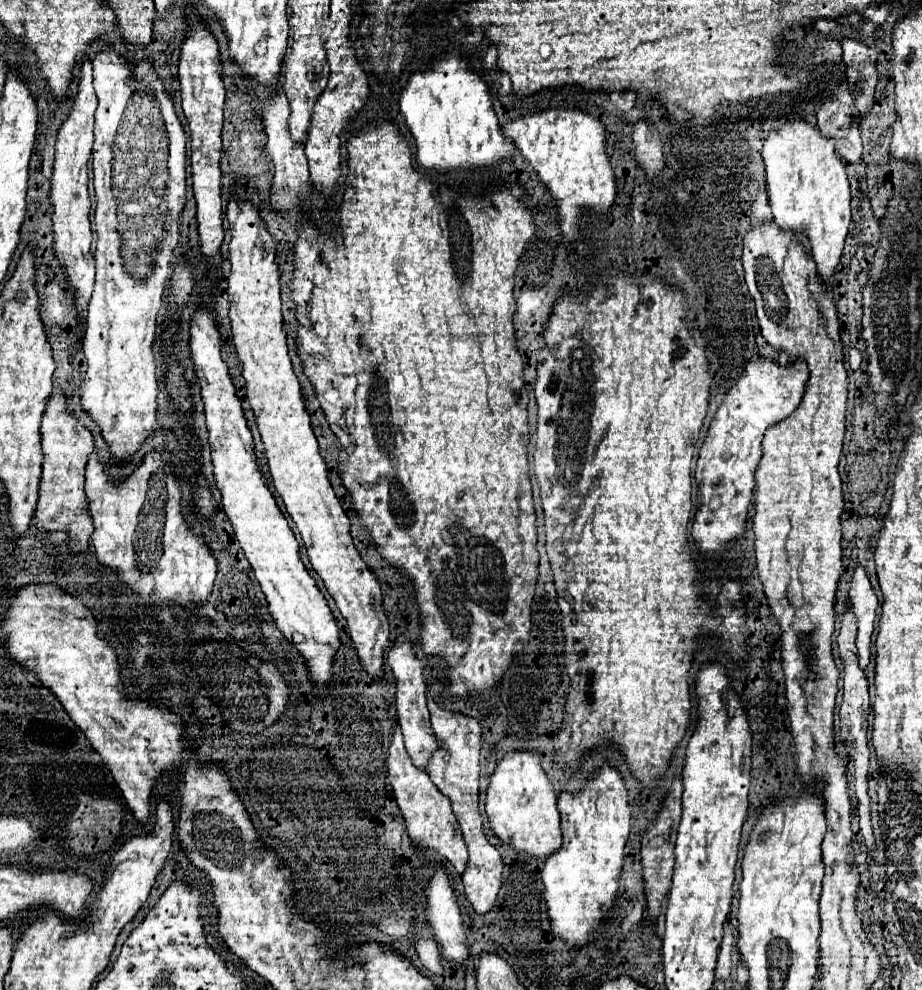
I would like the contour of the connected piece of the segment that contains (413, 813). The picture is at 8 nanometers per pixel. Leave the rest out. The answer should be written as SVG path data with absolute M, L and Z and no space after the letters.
M394 722L392 726L392 742L388 748L388 758L386 758L386 766L388 766L388 780L392 784L398 808L402 810L402 816L406 820L406 828L408 834L412 838L414 844L418 846L426 846L426 848L434 848L440 856L444 856L458 874L464 872L466 868L466 860L468 860L468 850L462 838L462 832L458 828L456 816L452 812L452 804L450 798L444 796L434 784L432 780L426 776L424 770L420 770L412 758L406 752L406 746L402 742L402 732L400 732L400 724Z

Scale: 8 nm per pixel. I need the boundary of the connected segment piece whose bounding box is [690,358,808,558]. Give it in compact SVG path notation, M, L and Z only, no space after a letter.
M766 358L750 360L742 378L728 390L720 404L696 462L700 504L692 524L692 538L702 556L722 556L730 540L746 534L746 514L754 492L754 468L762 456L764 432L790 416L802 400L808 372L802 362L780 366Z

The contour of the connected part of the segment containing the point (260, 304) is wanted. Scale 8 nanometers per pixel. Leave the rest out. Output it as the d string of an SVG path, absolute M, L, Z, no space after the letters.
M230 200L226 218L232 230L232 272L228 276L232 342L240 358L242 378L246 380L246 400L252 406L266 448L274 488L300 530L312 568L324 580L326 590L346 618L362 666L372 678L380 678L382 654L390 634L386 612L380 606L382 588L352 544L350 520L330 486L326 464L318 452L318 442L310 426L310 414L302 402L300 382L292 370L286 332L282 328L280 274L274 262L274 240L250 202Z

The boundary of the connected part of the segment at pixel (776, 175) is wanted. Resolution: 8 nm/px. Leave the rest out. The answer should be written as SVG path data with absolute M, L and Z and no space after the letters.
M800 120L770 132L768 140L764 142L762 158L766 164L768 200L776 226L808 238L818 278L824 288L830 290L852 220L850 182L842 160L834 152L834 142L826 140L818 128L812 128L808 122Z

